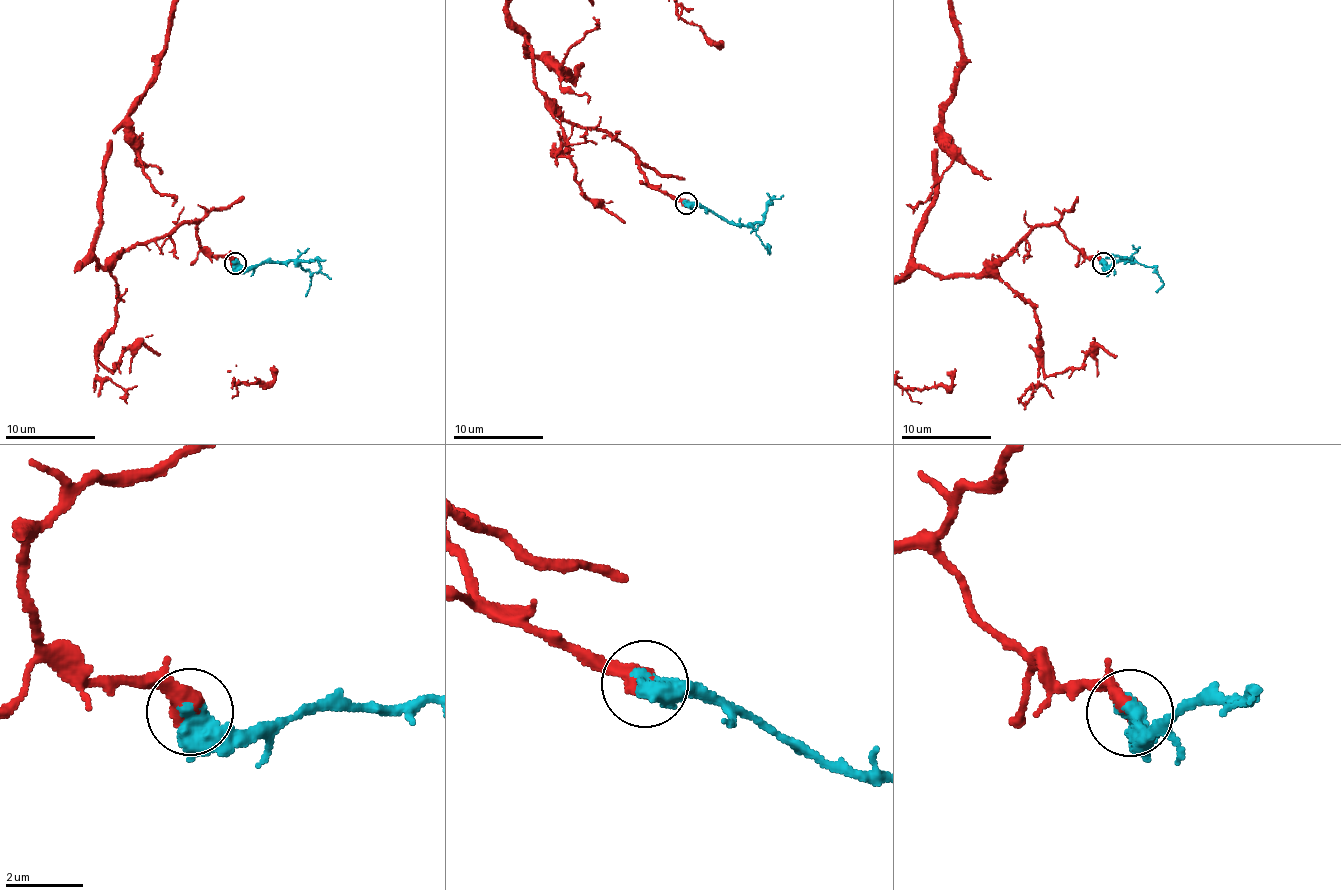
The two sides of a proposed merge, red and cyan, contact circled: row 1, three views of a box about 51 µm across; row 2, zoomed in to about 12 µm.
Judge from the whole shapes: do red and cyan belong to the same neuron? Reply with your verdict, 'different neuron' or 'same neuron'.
same neuron

